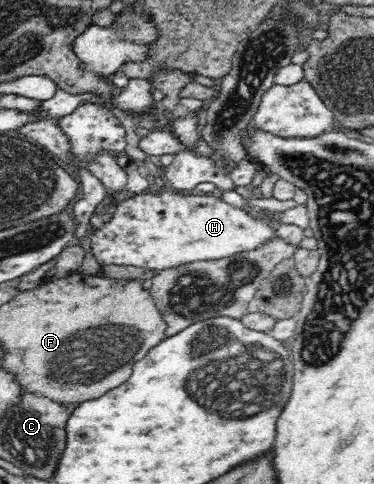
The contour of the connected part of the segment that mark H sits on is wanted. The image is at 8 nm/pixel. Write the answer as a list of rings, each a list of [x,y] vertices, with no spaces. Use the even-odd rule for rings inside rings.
[[[162,187],[158,192],[150,191],[150,193],[140,193],[140,195],[125,195],[124,199],[122,199],[120,203],[116,204],[115,211],[113,212],[111,219],[106,222],[101,229],[97,229],[94,235],[92,235],[90,249],[100,267],[103,265],[132,265],[132,267],[142,267],[142,269],[146,269],[146,271],[150,274],[157,270],[162,271],[193,261],[224,259],[230,257],[230,255],[258,249],[258,247],[260,247],[262,243],[266,243],[268,239],[276,238],[276,235],[277,232],[270,227],[270,220],[266,219],[266,217],[260,215],[254,217],[254,215],[246,212],[246,210],[242,210],[242,208],[238,208],[238,206],[234,207],[234,205],[224,202],[223,200],[216,199],[216,197],[212,197],[211,194],[206,194],[205,196],[181,195],[180,193],[174,193],[172,190]]]

